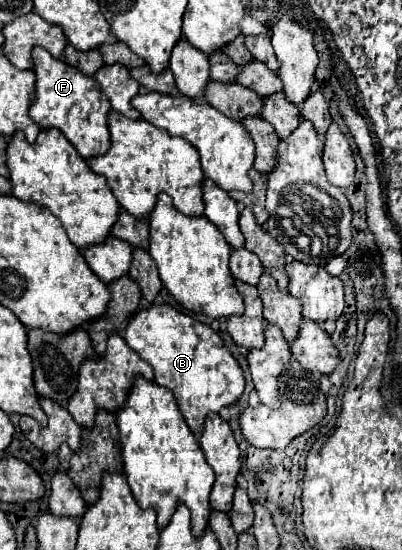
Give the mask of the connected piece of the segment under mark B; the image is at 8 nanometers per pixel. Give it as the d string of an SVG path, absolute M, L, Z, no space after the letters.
M151 305L137 311L127 323L125 341L153 367L155 383L173 391L189 429L197 437L201 435L209 413L219 413L223 407L233 405L243 395L243 371L223 345L221 337L209 325L199 323L171 305Z

